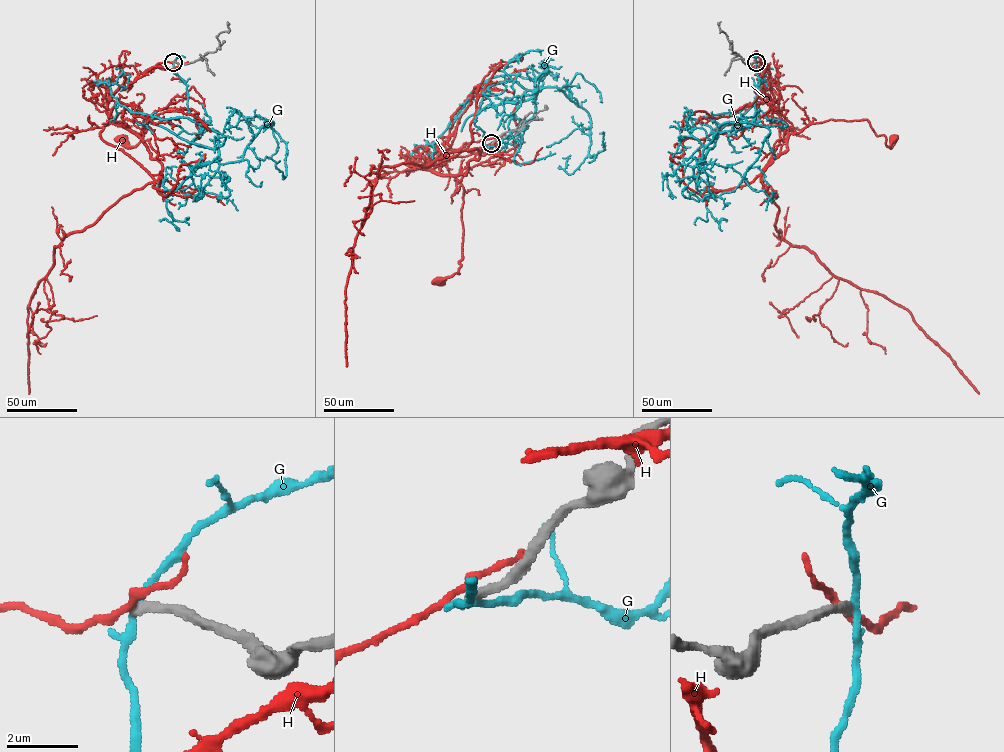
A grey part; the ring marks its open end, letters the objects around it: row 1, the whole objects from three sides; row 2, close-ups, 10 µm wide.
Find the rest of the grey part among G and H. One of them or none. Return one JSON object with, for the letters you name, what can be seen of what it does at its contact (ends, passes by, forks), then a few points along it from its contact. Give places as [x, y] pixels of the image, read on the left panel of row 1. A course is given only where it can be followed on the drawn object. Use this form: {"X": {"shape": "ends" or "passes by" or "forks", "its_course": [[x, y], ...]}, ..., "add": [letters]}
{"add": []}

